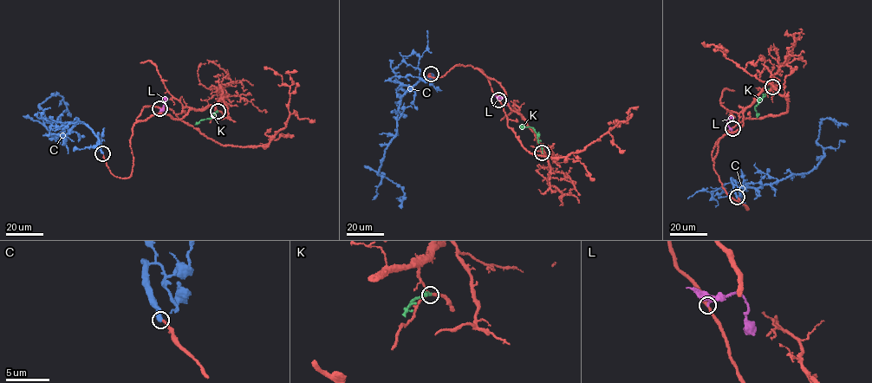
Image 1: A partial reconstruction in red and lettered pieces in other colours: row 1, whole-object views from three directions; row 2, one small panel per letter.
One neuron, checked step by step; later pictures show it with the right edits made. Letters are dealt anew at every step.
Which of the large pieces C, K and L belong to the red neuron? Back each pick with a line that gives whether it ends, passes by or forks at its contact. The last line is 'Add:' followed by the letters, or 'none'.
Add: none

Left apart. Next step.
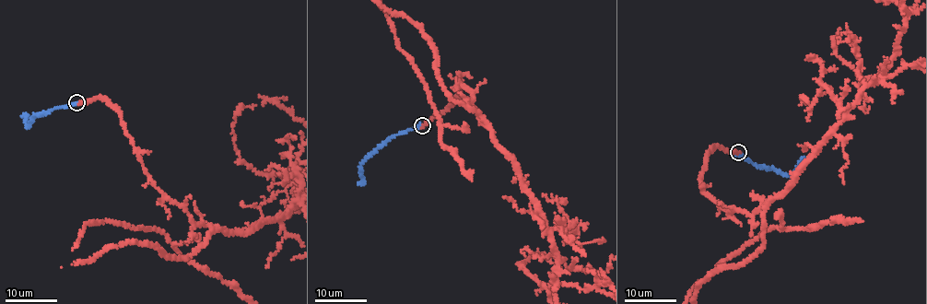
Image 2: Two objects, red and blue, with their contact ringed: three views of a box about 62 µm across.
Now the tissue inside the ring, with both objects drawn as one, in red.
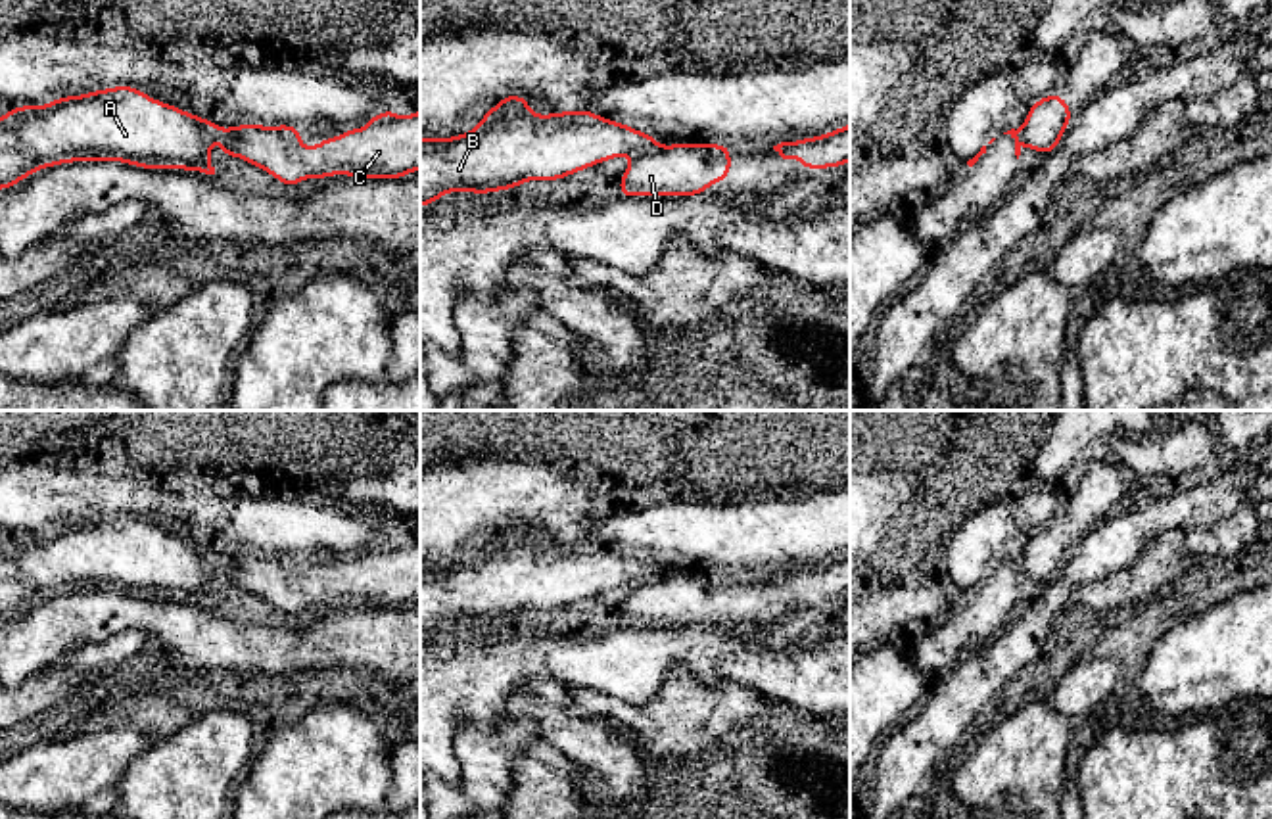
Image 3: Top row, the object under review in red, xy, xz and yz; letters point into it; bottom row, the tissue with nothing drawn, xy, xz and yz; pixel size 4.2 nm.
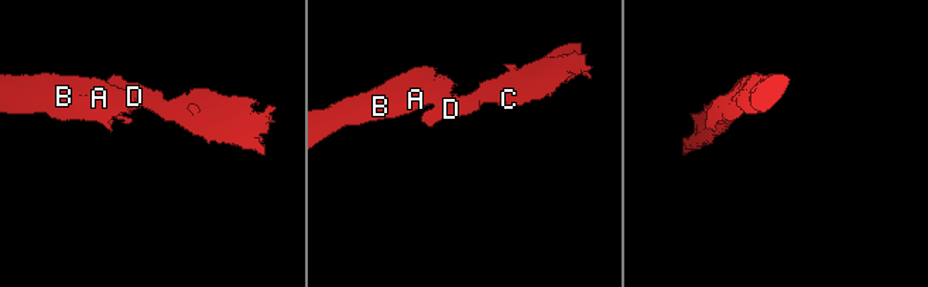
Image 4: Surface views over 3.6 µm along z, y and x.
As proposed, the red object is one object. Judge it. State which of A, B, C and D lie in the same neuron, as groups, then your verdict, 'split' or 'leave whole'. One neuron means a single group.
groups A B / C D; split

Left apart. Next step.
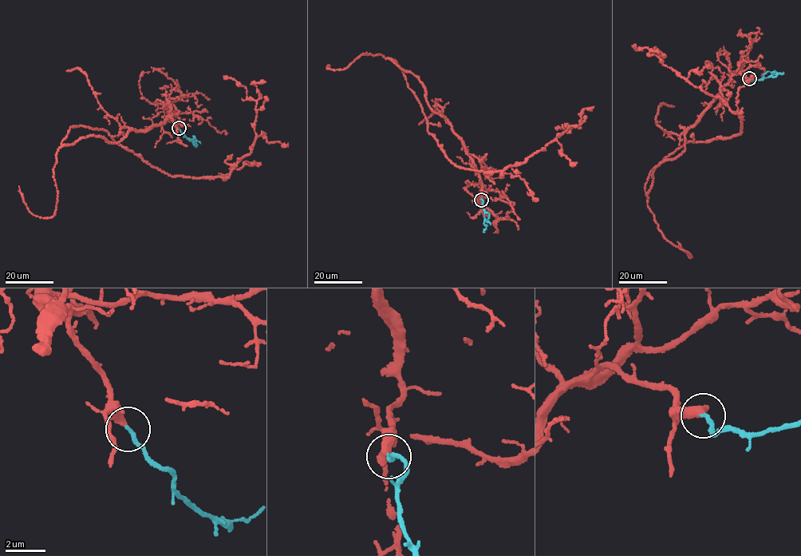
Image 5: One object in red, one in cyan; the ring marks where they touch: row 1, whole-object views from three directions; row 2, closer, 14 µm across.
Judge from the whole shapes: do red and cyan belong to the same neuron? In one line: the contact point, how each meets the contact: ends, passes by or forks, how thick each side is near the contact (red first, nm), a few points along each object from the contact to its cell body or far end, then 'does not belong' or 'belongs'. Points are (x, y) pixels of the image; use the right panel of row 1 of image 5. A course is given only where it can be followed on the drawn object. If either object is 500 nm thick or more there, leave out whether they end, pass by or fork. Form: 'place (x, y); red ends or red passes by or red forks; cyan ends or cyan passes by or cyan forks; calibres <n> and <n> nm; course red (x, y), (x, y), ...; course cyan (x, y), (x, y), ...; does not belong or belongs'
place (749, 78); red ends; cyan ends; calibres 420 and 200 nm; course red (749, 78), (734, 73), (645, 194), (653, 168), (684, 144), (740, 133), (737, 113), (657, 49); course cyan (749, 78), (759, 80), (783, 73); belongs

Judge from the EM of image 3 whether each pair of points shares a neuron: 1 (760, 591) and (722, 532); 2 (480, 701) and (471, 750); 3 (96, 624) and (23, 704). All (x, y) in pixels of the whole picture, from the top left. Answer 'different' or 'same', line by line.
1: different
2: different
3: different

